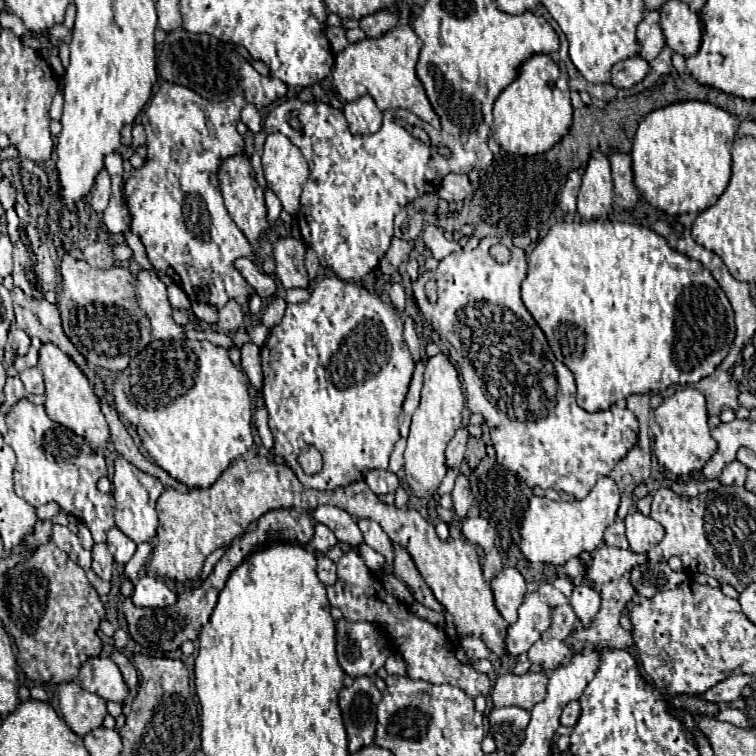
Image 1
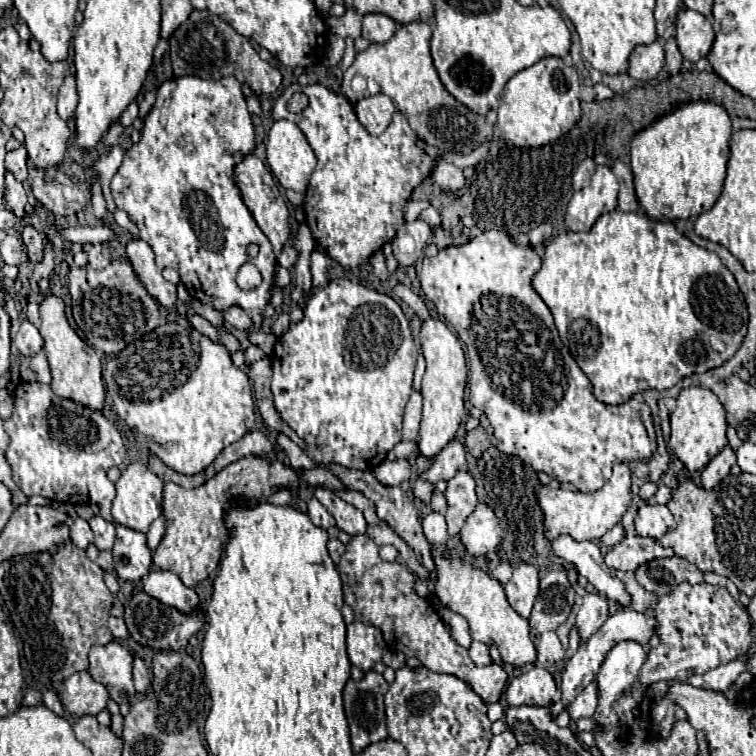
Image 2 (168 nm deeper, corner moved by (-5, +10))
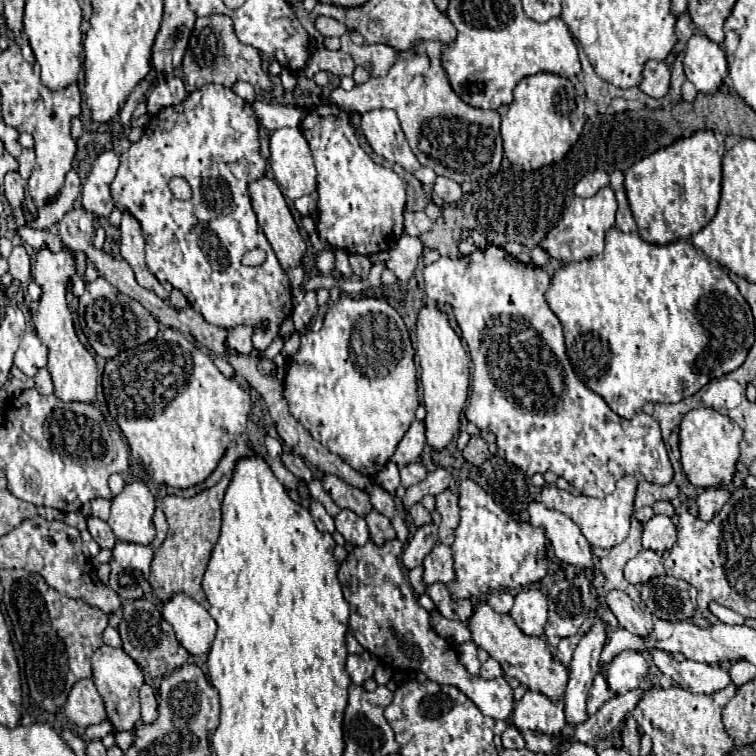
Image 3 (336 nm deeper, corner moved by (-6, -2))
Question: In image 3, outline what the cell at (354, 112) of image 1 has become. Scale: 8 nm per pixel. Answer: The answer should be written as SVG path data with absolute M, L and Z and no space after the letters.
M371 110L361 116L361 128L371 144L373 152L383 156L391 164L399 164L407 172L415 172L421 164L417 162L415 154L411 152L399 118L395 116L393 110Z

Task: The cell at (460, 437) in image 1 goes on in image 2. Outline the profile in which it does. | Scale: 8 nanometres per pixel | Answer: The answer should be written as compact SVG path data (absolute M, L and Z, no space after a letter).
M452 440L432 462L430 470L422 474L424 480L436 484L440 480L450 480L462 466L466 464L466 450L464 444L458 440Z

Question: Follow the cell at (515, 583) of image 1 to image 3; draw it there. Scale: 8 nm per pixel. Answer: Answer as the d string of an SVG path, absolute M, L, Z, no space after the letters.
M521 588L515 596L511 618L527 636L543 636L547 624L547 596L535 588Z

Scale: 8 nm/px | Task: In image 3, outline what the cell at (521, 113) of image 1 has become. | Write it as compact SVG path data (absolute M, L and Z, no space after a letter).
M547 72L523 78L515 88L515 100L501 118L501 138L507 160L523 170L539 170L563 160L581 136L585 124L583 108L583 100L579 100L577 106L575 88L567 78Z

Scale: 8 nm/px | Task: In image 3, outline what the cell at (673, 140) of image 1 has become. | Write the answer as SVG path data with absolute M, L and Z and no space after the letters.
M701 130L639 160L625 172L625 192L639 236L649 244L687 240L711 222L721 196L721 154L715 132Z

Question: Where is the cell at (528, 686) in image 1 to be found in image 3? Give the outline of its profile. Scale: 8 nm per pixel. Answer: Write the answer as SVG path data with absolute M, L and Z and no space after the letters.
M527 690L527 694L519 702L515 702L513 724L523 732L531 730L531 732L545 734L555 744L559 744L567 722L561 704L555 704L541 692Z

